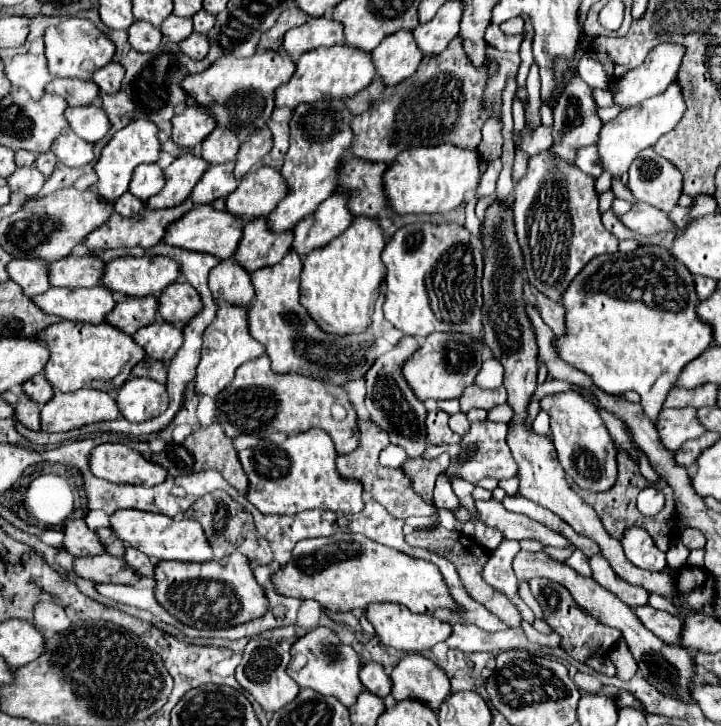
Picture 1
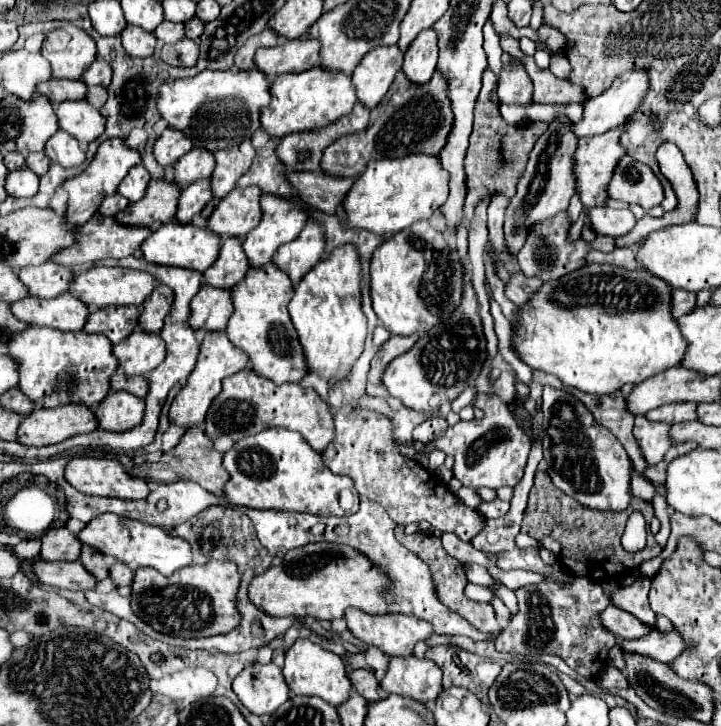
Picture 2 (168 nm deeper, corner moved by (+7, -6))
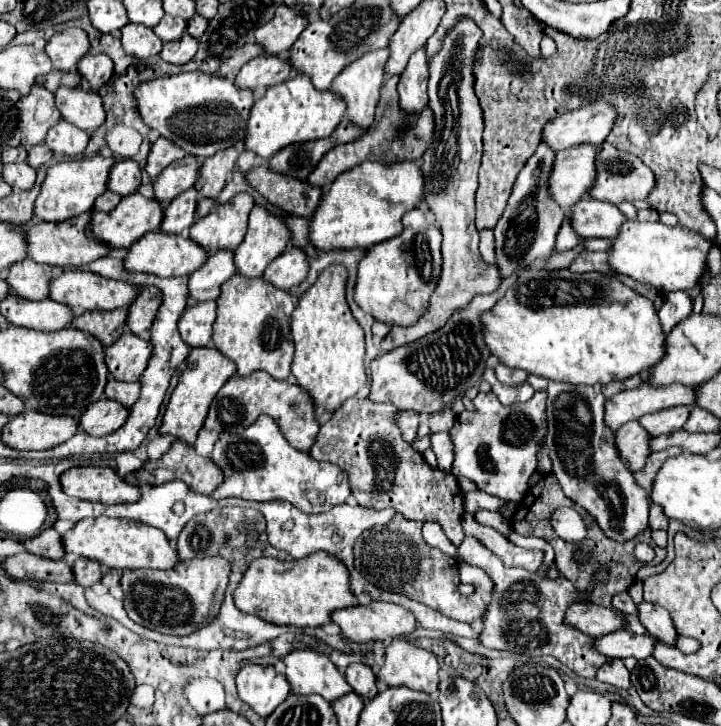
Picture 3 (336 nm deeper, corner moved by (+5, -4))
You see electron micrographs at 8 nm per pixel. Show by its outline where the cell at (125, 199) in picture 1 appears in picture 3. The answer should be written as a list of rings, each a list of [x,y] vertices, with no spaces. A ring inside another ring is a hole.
[[[106,191],[106,193],[102,193],[98,199],[96,199],[96,203],[94,203],[94,209],[96,211],[112,211],[118,203],[120,203],[120,195],[116,195],[116,193],[112,193],[112,191]]]

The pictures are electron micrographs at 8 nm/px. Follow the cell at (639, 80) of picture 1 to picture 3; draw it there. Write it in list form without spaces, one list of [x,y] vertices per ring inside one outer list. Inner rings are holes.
[[[596,97],[580,109],[550,121],[544,127],[542,139],[556,151],[568,149],[576,143],[602,143],[610,135],[614,121],[614,103],[606,101],[604,97]]]

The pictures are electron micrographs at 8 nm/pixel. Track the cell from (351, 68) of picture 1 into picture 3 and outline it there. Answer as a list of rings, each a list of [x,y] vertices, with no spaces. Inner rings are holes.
[[[296,73],[288,81],[268,87],[266,93],[256,99],[248,119],[246,149],[268,159],[286,145],[330,137],[346,115],[346,109],[348,107],[338,93],[334,93],[332,89],[318,91],[308,75]]]

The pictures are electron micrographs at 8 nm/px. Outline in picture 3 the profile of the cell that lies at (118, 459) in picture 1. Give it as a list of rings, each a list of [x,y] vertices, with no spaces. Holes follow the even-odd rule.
[[[72,467],[60,477],[64,493],[78,499],[100,503],[134,503],[140,499],[140,489],[126,483],[110,467]]]

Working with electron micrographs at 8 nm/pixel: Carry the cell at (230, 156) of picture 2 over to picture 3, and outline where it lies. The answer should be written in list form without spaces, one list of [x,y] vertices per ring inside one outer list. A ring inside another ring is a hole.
[[[228,147],[212,157],[208,157],[202,167],[200,167],[200,177],[196,181],[196,189],[200,193],[200,197],[210,197],[216,199],[218,193],[224,189],[226,179],[230,175],[230,171],[234,169],[236,161],[240,157],[240,151],[236,147]]]

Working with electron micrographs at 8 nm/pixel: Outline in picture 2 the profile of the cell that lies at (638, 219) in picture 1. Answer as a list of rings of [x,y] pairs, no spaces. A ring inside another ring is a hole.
[[[594,207],[586,213],[590,227],[596,235],[622,237],[632,231],[636,219],[630,209],[610,209],[610,207]]]

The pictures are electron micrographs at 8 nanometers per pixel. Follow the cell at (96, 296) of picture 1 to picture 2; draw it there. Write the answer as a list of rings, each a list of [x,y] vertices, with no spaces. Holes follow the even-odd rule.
[[[68,293],[54,299],[24,297],[12,303],[10,309],[16,319],[28,325],[42,325],[58,331],[80,331],[90,315],[88,307]]]

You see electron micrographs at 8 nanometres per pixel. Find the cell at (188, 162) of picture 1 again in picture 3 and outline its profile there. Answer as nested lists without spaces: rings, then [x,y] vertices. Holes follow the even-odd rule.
[[[132,193],[128,197],[122,197],[120,205],[116,209],[112,209],[110,213],[94,211],[90,233],[92,233],[92,237],[104,241],[112,249],[120,249],[120,247],[130,247],[144,233],[148,233],[152,229],[160,229],[162,227],[162,219],[164,219],[164,207],[160,205],[160,201],[156,201],[154,197],[146,199],[140,193]]]

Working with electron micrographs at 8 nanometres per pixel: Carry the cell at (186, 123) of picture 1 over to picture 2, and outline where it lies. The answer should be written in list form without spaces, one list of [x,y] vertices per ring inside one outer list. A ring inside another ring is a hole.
[[[164,129],[164,133],[154,143],[154,157],[162,167],[168,167],[176,163],[182,155],[186,155],[192,149],[192,143],[188,137],[174,129]]]

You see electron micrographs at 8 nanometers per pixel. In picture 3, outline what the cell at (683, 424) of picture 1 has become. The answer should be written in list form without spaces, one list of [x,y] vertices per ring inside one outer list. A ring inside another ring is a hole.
[[[628,421],[616,431],[616,447],[620,449],[620,455],[628,459],[628,467],[632,471],[638,471],[646,465],[652,453],[650,441],[652,435],[646,433],[646,429],[638,421]]]

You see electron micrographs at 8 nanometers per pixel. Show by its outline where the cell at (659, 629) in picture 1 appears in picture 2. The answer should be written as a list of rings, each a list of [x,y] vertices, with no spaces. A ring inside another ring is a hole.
[[[610,605],[606,607],[606,611],[602,611],[600,623],[602,627],[606,627],[606,631],[614,633],[618,639],[638,639],[650,633],[650,627],[642,625],[634,615],[618,609],[616,605]]]

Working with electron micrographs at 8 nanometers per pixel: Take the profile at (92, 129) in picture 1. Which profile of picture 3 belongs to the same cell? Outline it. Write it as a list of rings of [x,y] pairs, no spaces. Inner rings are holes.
[[[60,87],[56,91],[56,105],[64,121],[80,127],[88,135],[92,135],[106,119],[102,99],[96,91],[88,93],[82,89]]]

